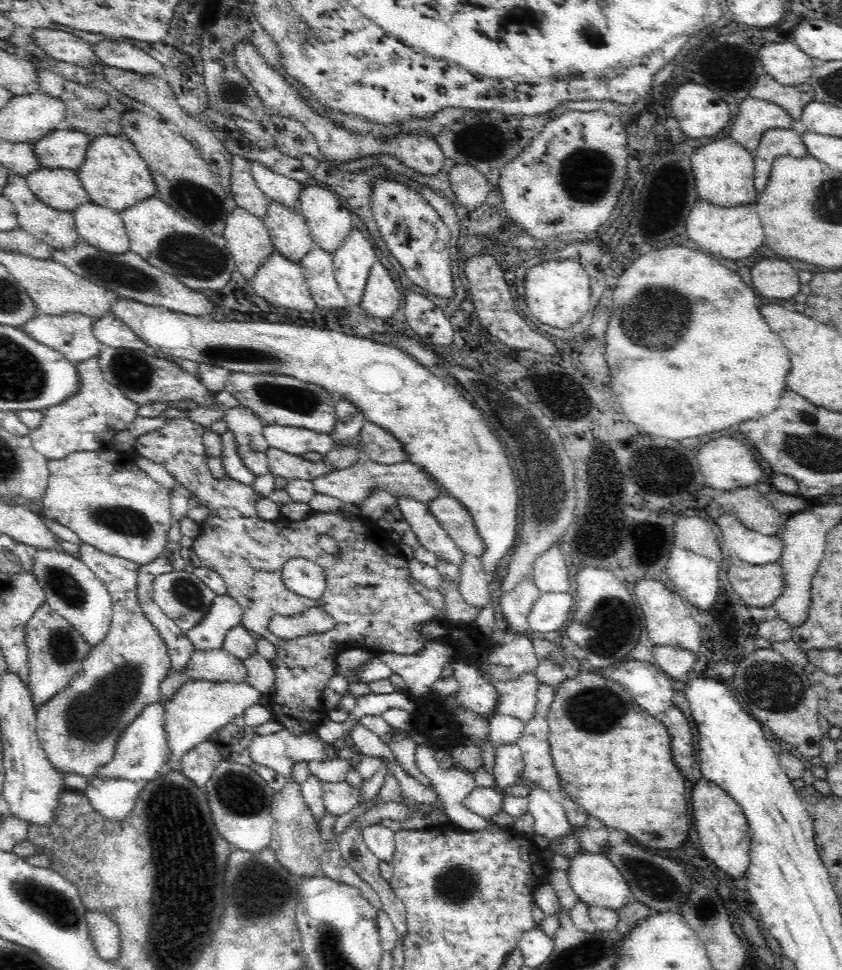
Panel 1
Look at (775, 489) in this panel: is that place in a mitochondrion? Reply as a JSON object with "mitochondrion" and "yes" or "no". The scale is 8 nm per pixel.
{"mitochondrion":"no"}

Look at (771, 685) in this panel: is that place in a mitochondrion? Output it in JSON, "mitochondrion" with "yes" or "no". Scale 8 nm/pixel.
{"mitochondrion":"yes"}

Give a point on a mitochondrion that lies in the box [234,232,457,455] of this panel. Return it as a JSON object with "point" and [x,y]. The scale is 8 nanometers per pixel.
{"point":[291,398]}

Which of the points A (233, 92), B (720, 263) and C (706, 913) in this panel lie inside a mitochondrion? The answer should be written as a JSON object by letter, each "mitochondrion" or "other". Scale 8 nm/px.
{"A":"mitochondrion","B":"other","C":"mitochondrion"}

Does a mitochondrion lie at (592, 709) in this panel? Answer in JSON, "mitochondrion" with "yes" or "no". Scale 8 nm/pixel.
{"mitochondrion":"yes"}

